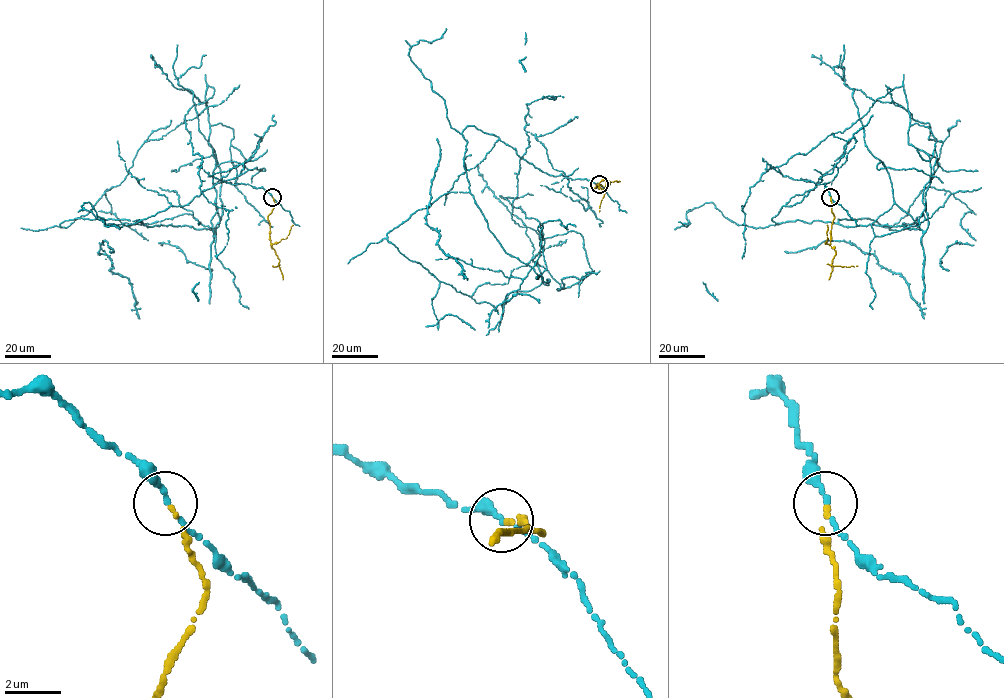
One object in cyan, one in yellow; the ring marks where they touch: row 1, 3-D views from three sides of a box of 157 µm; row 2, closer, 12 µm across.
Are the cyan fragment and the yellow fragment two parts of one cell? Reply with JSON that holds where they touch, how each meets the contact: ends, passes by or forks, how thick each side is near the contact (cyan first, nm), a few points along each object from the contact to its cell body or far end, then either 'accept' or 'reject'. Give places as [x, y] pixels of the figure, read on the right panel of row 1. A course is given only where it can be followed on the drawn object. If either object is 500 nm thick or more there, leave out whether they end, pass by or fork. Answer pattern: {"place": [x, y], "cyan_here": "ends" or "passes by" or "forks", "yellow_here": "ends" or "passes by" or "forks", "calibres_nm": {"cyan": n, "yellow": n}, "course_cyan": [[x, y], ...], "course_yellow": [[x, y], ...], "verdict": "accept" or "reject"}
{"place": [830, 197], "cyan_here": "passes by", "yellow_here": "ends", "calibres_nm": {"cyan": 180, "yellow": 170}, "course_cyan": [[831, 197], [778, 166], [894, 88], [930, 159], [928, 227], [838, 223], [897, 223], [942, 144], [812, 54]], "course_yellow": [[831, 197], [834, 219], [829, 245], [836, 251], [831, 264], [858, 265]], "verdict": "reject"}

